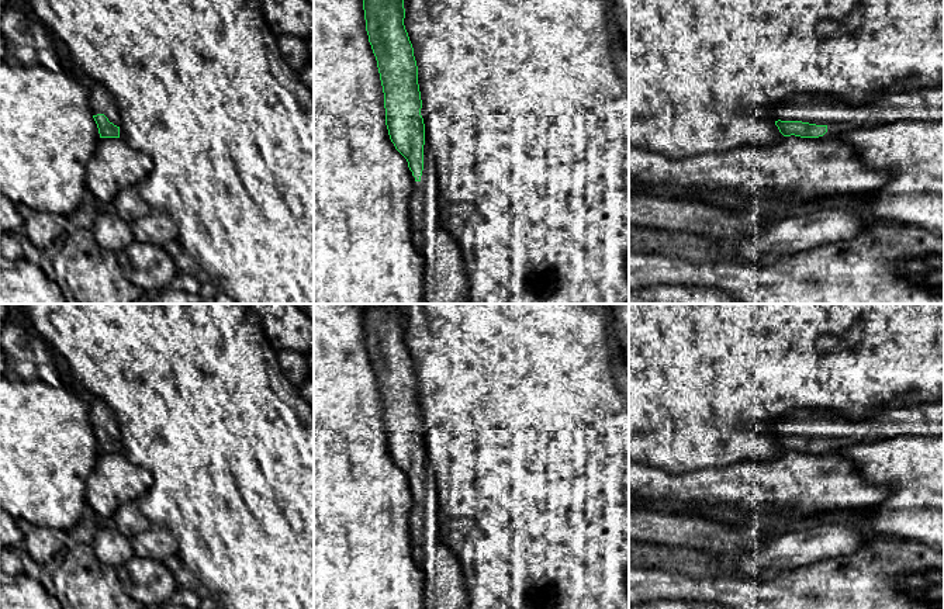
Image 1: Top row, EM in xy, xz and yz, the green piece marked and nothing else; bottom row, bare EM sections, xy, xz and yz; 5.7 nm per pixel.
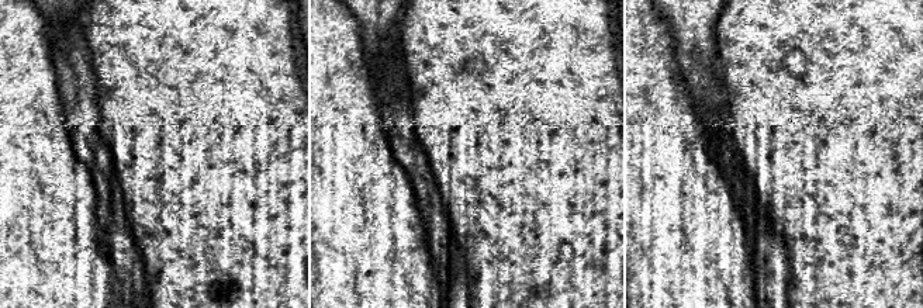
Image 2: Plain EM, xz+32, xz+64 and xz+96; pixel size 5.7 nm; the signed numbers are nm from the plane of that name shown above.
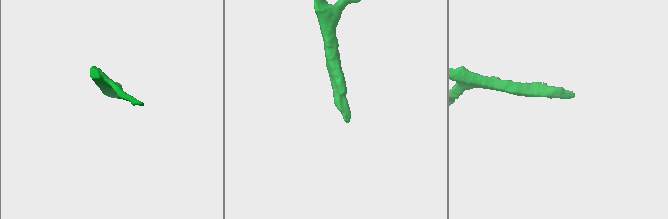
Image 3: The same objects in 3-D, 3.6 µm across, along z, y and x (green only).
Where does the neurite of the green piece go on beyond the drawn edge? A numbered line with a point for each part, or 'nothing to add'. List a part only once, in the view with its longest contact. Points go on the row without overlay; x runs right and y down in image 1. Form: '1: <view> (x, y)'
1: xz (445, 588)

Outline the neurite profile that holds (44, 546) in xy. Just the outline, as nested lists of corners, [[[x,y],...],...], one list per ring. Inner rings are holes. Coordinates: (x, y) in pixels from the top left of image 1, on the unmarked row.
[[[24,519],[18,522],[18,527],[24,536],[23,549],[42,567],[51,568],[65,551],[65,539],[68,534],[32,525]]]

